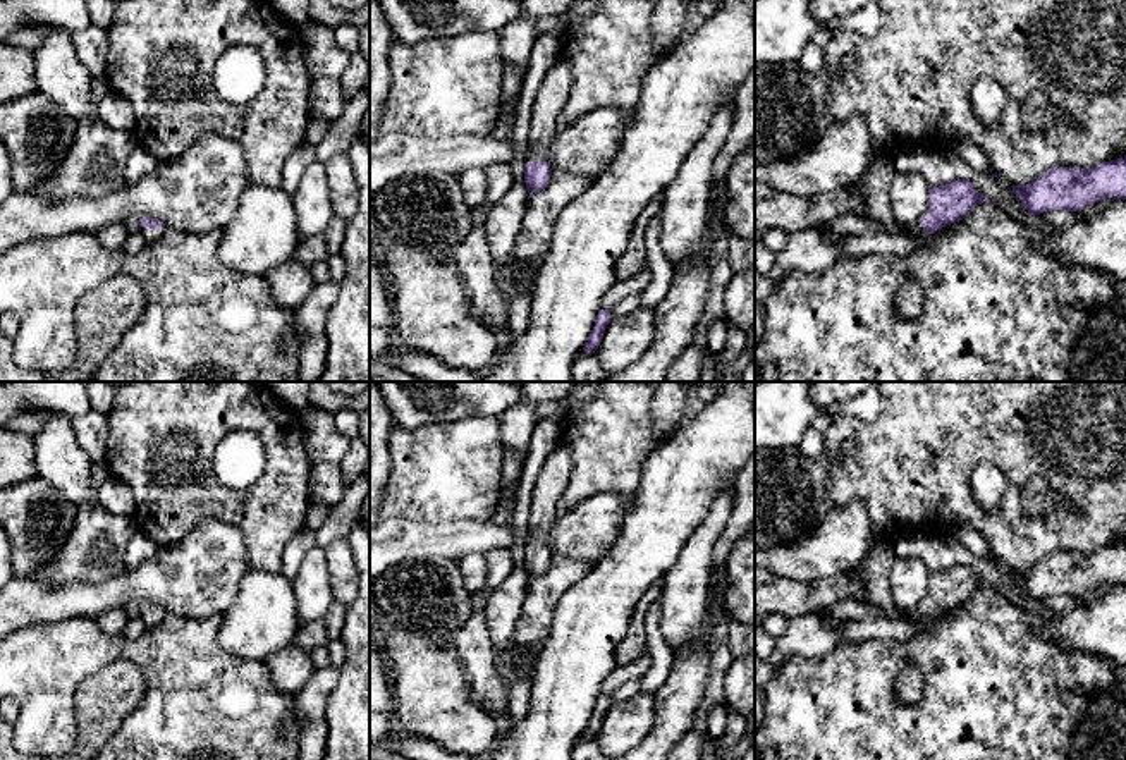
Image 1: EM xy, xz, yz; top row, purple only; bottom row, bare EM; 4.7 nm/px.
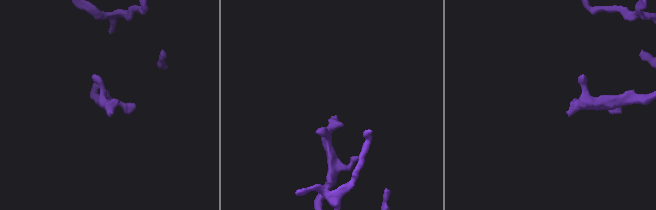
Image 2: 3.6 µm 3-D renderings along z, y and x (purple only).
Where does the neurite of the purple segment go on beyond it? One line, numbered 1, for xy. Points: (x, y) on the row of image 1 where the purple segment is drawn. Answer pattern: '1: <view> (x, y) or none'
1: xy (148, 232)

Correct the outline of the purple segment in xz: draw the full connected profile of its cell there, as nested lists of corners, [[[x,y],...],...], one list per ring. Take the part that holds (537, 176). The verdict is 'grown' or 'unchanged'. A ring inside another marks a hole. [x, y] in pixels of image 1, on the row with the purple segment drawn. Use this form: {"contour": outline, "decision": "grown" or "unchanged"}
{"contour": [[[560,58],[543,77],[531,108],[529,143],[531,155],[524,160],[524,182],[528,193],[542,191],[552,175],[545,151],[557,129],[557,119],[569,98],[572,72],[567,60]]], "decision": "grown"}

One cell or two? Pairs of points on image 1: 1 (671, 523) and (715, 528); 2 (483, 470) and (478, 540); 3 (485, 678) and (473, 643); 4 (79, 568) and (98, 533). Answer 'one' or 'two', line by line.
1: two
2: two
3: one
4: one

